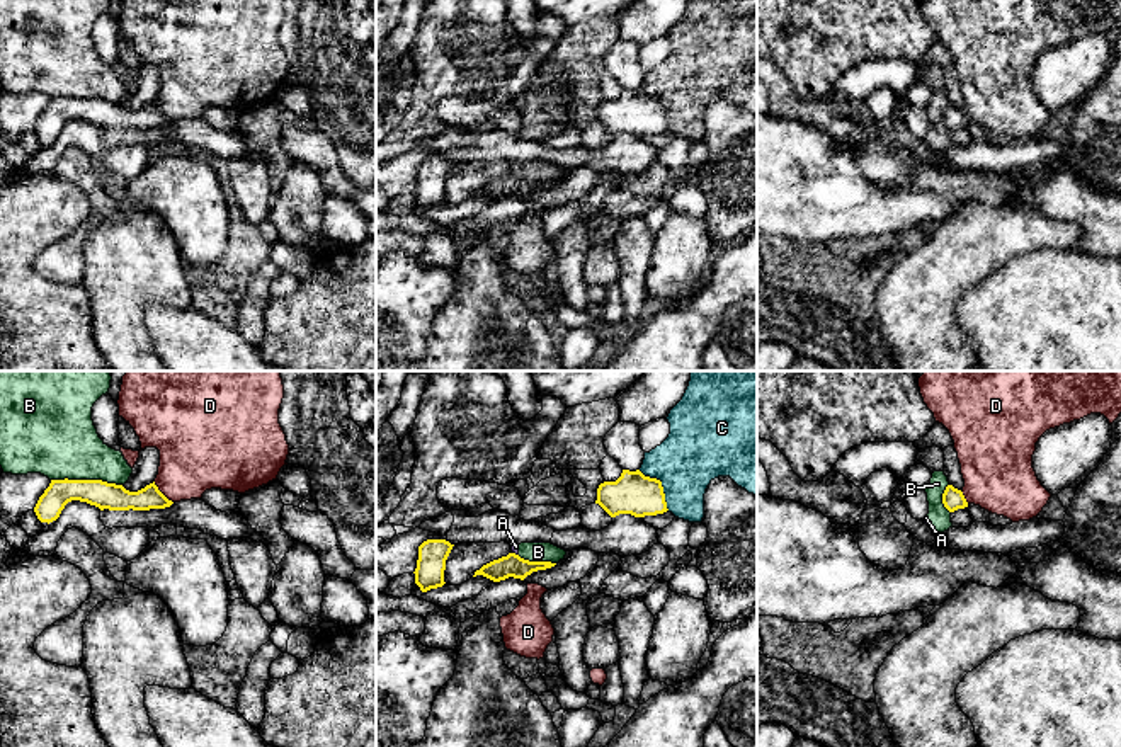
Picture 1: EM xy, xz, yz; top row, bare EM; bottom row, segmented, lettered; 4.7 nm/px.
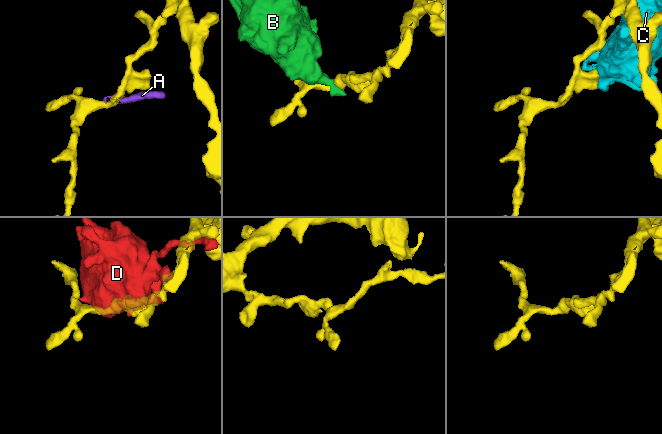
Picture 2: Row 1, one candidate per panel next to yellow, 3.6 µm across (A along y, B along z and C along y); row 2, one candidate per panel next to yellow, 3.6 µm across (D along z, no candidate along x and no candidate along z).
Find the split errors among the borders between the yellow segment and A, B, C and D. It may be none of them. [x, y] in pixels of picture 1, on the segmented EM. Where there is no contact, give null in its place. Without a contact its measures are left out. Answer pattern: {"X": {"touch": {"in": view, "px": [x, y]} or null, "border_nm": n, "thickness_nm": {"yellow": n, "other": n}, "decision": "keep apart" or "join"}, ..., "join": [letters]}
{"A": {"touch": {"in": "xz", "px": [514, 553]}, "border_nm": 40, "thickness_nm": {"yellow": 110, "other": 30}, "decision": "keep apart"}, "B": {"touch": {"in": "xy", "px": [87, 480]}, "border_nm": 340, "thickness_nm": {"yellow": 130, "other": 380}, "decision": "keep apart"}, "C": {"touch": {"in": "xz", "px": [660, 485]}, "border_nm": 240, "thickness_nm": {"yellow": 200, "other": 320}, "decision": "keep apart"}, "D": {"touch": {"in": "xy", "px": [160, 492]}, "border_nm": 140, "thickness_nm": {"yellow": 130, "other": 360}, "decision": "keep apart"}, "join": []}

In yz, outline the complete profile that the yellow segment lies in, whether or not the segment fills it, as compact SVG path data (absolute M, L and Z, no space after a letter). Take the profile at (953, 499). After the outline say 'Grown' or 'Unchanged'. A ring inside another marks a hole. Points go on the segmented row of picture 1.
M947 485L942 493L942 504L949 512L954 512L958 509L968 507L968 502L961 490L954 488L953 485Z. Unchanged

